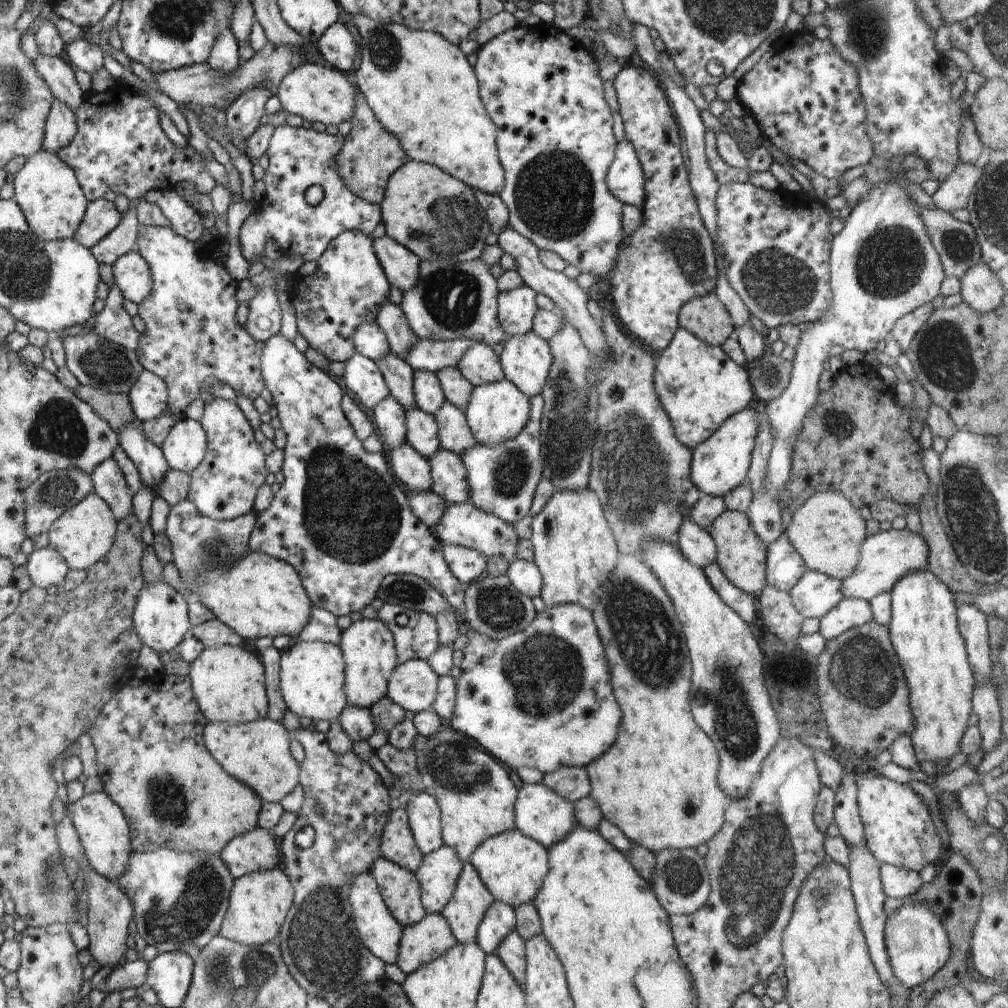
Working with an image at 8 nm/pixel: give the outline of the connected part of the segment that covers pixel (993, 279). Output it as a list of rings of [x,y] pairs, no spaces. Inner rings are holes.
[[[974,264],[961,278],[964,304],[974,312],[992,312],[1002,306],[1005,290],[998,276],[986,264]]]

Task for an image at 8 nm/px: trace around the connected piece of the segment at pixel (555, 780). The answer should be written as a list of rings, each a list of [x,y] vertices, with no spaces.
[[[585,767],[559,768],[554,772],[543,774],[542,783],[573,804],[581,798],[588,797],[591,791]]]

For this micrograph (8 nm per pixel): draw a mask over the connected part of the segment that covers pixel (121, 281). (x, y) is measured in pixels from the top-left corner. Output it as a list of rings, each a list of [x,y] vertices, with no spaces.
[[[130,251],[120,256],[111,267],[115,284],[124,299],[140,304],[150,296],[153,287],[152,276],[148,263],[139,252]]]

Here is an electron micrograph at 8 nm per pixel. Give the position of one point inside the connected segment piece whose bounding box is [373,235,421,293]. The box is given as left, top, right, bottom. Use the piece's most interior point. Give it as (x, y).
(400, 266)

